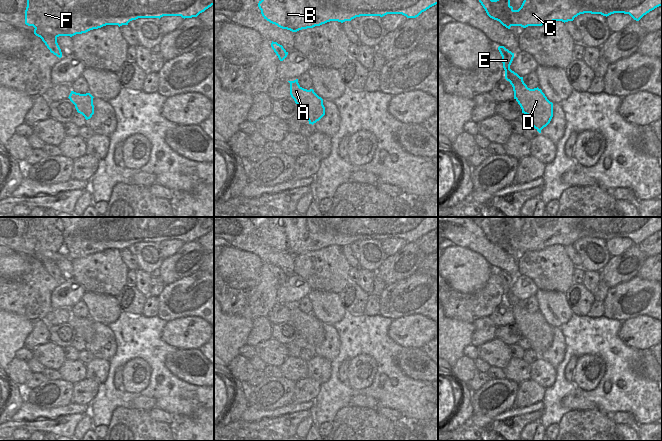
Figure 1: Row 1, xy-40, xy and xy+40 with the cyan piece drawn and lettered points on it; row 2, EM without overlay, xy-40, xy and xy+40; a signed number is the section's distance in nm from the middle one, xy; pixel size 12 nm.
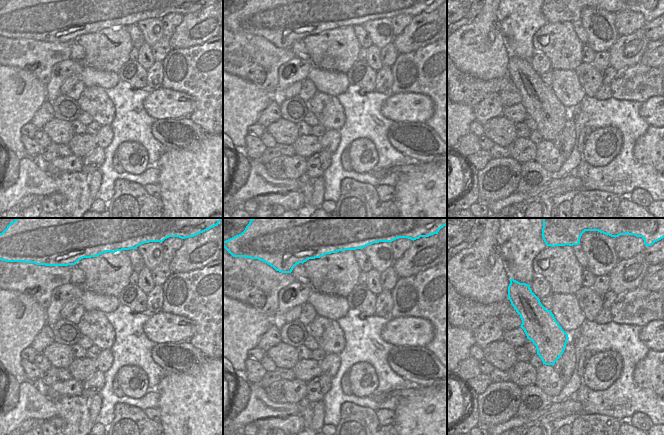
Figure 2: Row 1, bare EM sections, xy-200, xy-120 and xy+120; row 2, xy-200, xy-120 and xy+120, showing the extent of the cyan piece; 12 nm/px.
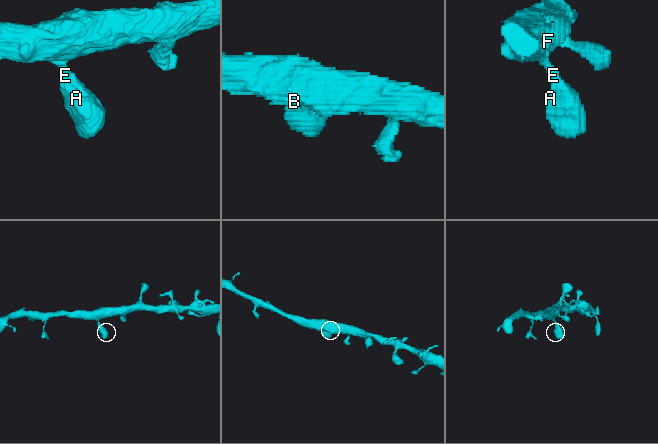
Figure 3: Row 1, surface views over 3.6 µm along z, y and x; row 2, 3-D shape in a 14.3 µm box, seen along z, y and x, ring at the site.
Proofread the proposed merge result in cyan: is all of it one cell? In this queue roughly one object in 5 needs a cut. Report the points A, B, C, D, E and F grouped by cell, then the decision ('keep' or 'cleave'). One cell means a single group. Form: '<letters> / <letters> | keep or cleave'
A B C D E F | keep

